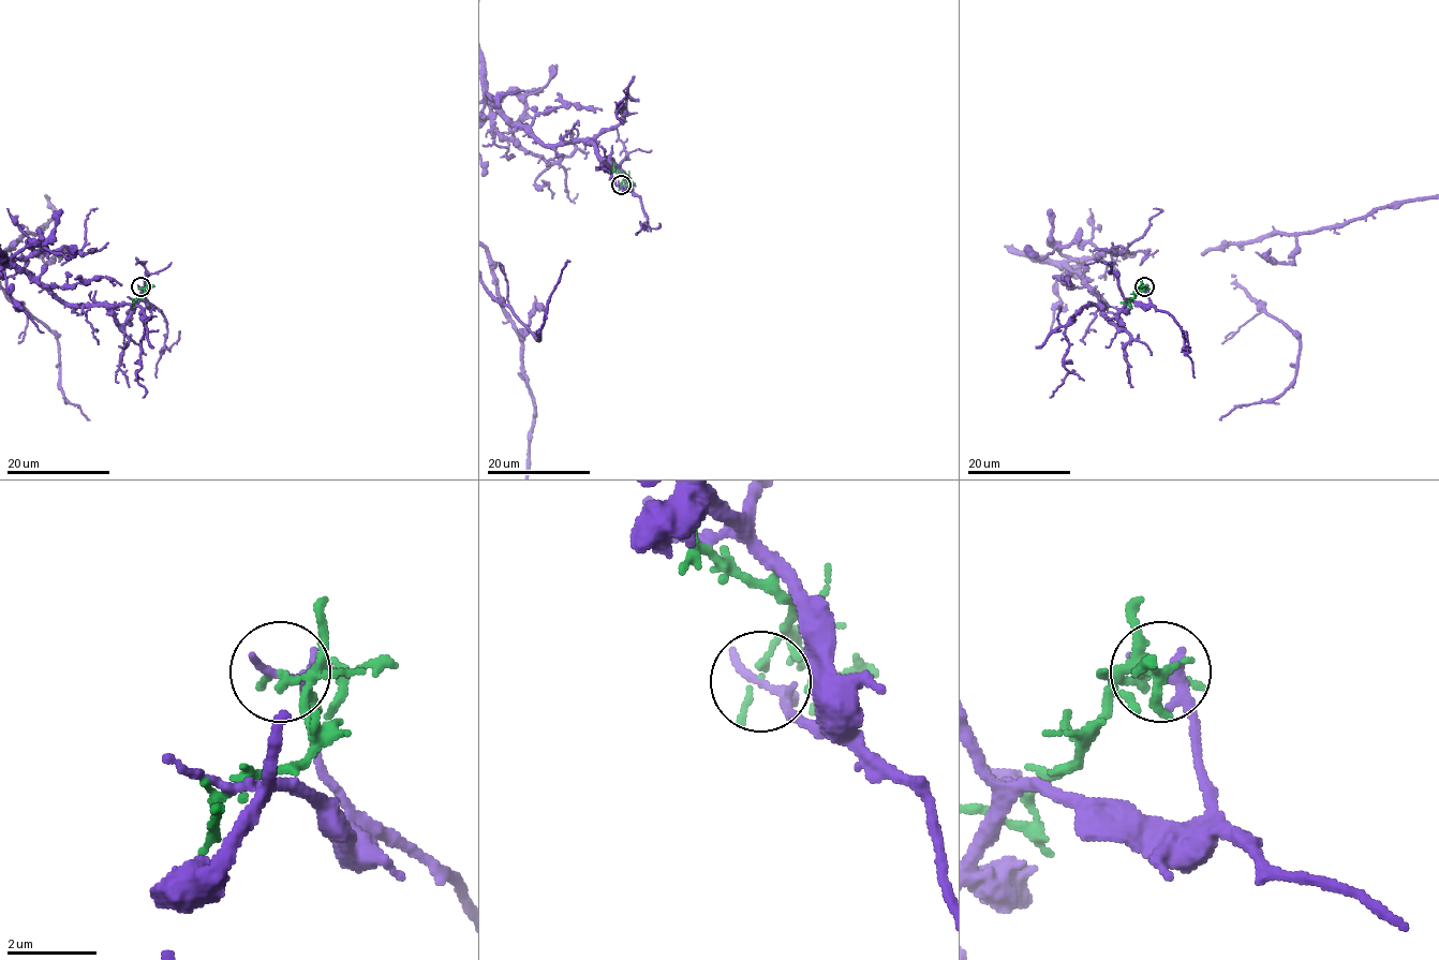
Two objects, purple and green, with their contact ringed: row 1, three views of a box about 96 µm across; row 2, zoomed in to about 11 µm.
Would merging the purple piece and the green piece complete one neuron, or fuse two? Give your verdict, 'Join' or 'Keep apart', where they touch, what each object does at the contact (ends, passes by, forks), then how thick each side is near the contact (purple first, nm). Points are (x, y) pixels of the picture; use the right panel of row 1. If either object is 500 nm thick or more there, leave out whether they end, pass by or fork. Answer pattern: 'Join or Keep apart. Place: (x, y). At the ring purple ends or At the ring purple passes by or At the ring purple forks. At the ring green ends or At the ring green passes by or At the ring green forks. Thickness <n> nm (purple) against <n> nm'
Keep apart. Place: (1144, 286). At the ring purple forks. At the ring green ends. Thickness 170 nm (purple) against 180 nm

